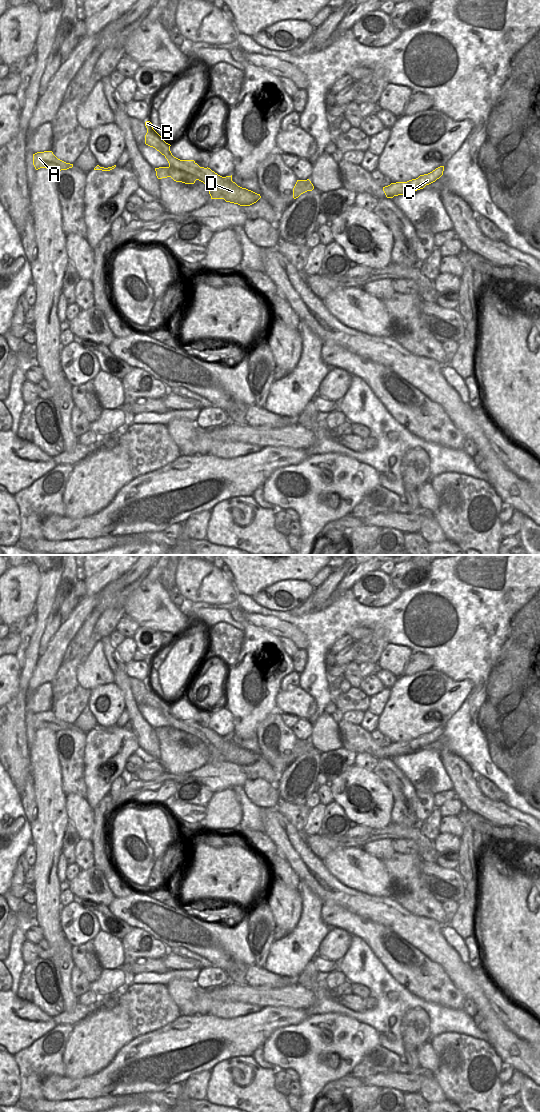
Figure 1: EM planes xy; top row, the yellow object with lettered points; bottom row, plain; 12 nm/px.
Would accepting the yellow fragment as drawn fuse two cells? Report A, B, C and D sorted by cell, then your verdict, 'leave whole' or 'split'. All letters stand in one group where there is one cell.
groups A C D / B; split

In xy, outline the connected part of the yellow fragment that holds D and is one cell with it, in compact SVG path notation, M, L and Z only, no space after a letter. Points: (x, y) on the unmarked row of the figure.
M159 727L155 731L158 739L171 737L174 741L185 744L194 744L199 740L206 745L211 759L224 759L240 766L250 766L261 758L260 754L238 746L232 741L232 735L222 737L211 730L198 737L173 727Z

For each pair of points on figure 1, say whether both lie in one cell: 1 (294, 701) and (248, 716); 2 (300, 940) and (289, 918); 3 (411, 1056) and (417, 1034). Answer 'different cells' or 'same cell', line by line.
1: different cells
2: different cells
3: different cells

